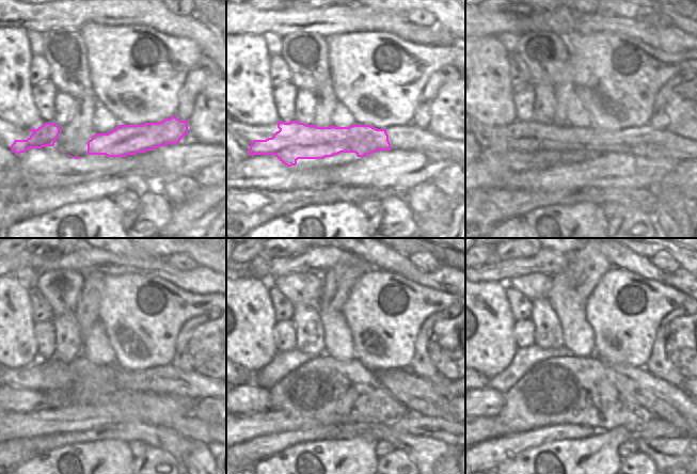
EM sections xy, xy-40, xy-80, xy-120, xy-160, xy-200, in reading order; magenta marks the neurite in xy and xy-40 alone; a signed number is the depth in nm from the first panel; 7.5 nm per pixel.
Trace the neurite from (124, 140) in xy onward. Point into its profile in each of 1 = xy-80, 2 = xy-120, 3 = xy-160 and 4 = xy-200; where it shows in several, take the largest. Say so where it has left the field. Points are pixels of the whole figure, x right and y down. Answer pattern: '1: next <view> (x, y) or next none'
1: next xy-80 (535, 141)
2: next xy-120 (24, 395)
3: next xy-160 (249, 398)
4: next xy-200 (487, 401)

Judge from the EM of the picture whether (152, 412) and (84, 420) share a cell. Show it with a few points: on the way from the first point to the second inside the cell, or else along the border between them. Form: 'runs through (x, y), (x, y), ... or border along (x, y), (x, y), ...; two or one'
runs through (135, 412), (101, 414); one

